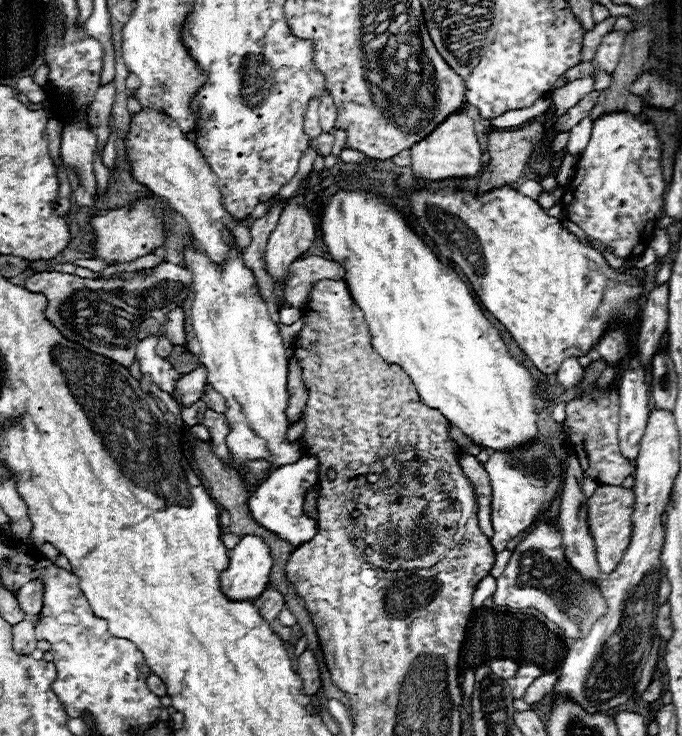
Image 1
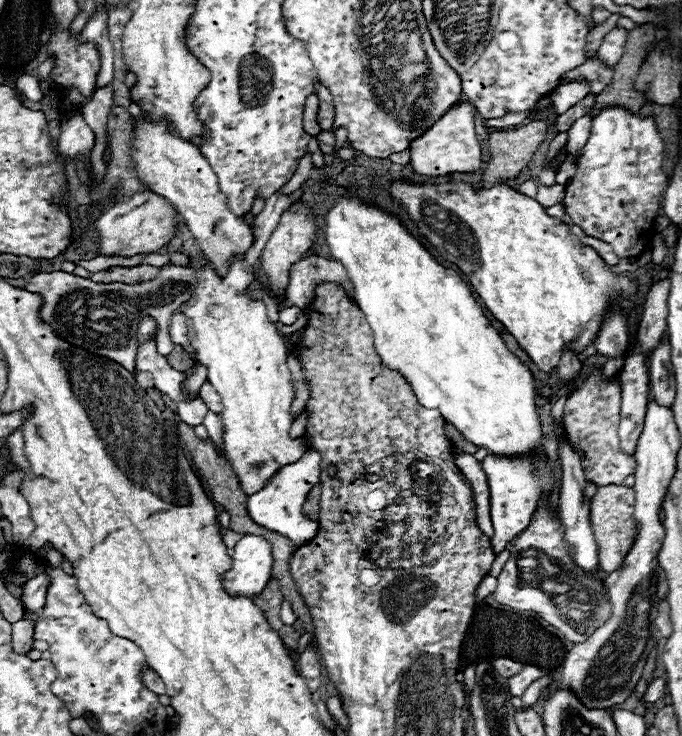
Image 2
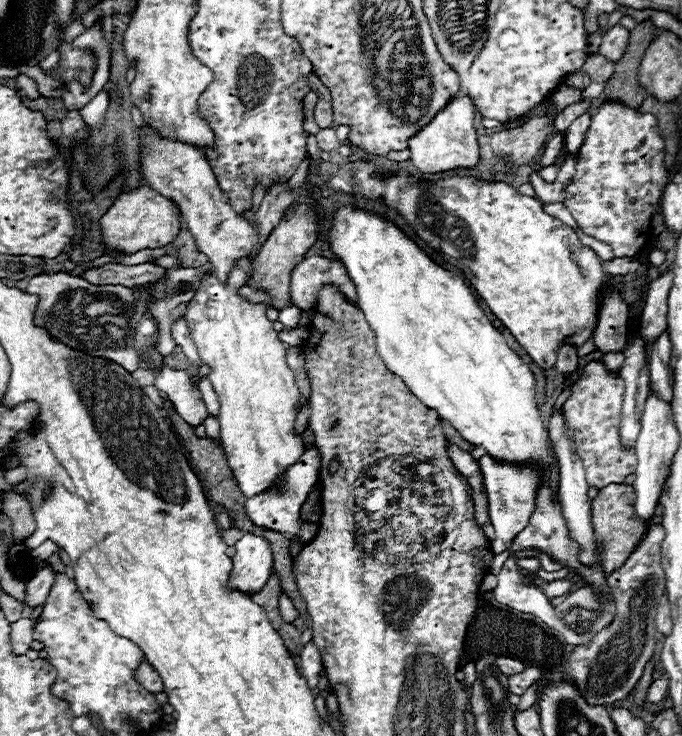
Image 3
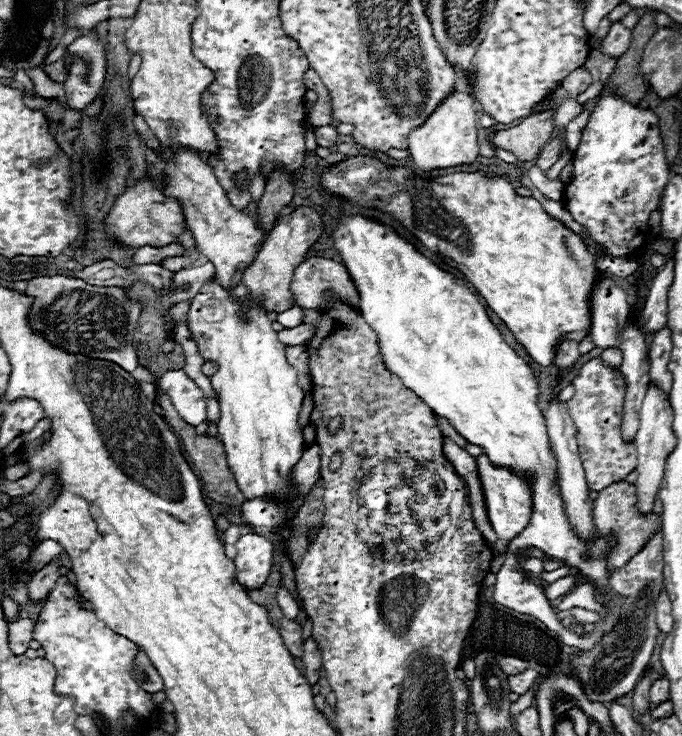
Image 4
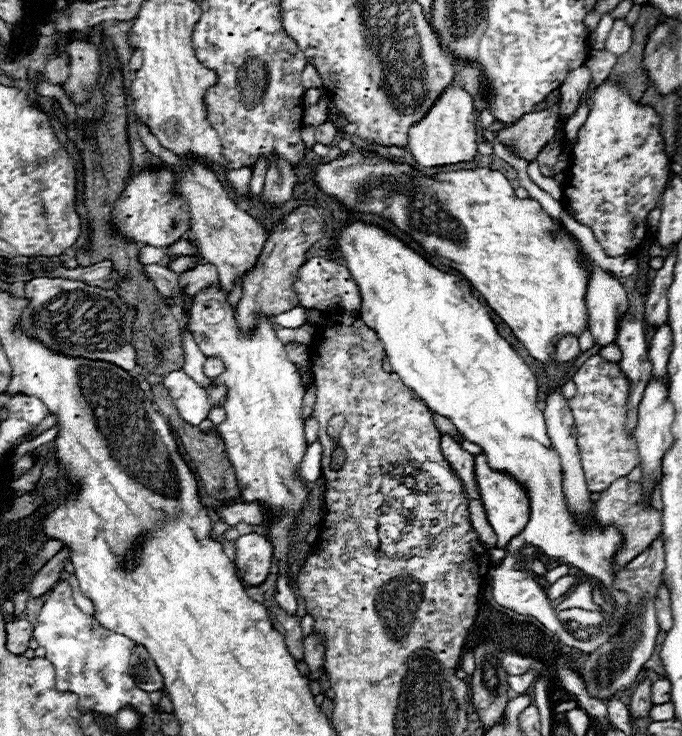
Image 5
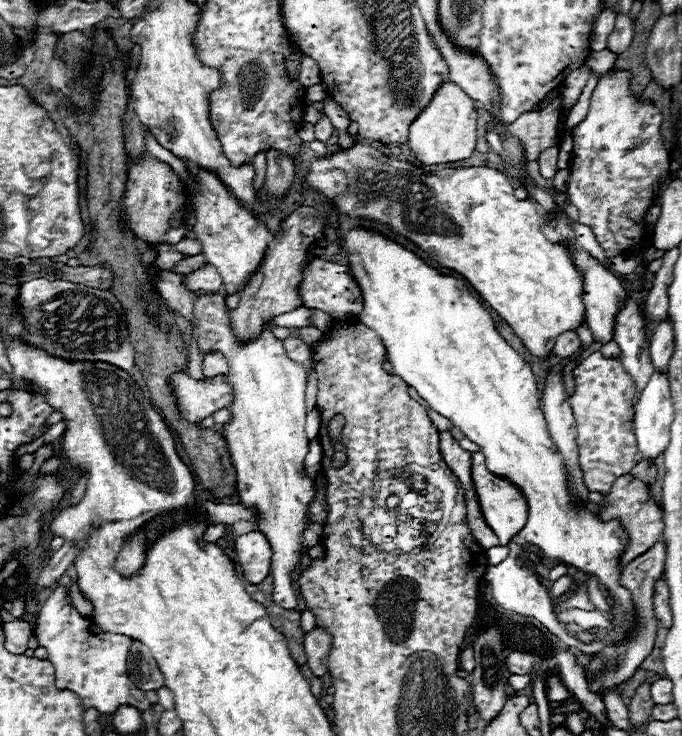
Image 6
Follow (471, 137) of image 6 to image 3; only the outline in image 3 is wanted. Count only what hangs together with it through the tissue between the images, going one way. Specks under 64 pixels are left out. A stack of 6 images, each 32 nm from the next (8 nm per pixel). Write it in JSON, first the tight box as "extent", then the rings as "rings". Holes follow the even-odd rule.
{"extent":[410,94,480,174],"rings":[[[458,94],[444,112],[440,112],[432,124],[422,128],[416,136],[410,140],[410,154],[412,154],[412,164],[418,168],[422,174],[436,174],[436,172],[446,172],[446,170],[456,170],[456,168],[474,168],[480,160],[480,146],[478,146],[478,136],[474,128],[474,114],[476,108],[468,96]]]}

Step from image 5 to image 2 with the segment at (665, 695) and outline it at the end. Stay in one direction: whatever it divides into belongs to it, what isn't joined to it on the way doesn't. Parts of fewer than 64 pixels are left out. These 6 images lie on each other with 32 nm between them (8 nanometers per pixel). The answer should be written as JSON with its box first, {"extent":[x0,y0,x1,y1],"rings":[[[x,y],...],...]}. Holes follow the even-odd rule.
{"extent":[644,678,666,702],"rings":[[[656,678],[656,680],[652,680],[652,684],[648,686],[648,690],[646,690],[646,694],[644,694],[644,702],[656,702],[656,700],[660,700],[664,694],[666,694],[666,682],[664,682],[662,678]]]}

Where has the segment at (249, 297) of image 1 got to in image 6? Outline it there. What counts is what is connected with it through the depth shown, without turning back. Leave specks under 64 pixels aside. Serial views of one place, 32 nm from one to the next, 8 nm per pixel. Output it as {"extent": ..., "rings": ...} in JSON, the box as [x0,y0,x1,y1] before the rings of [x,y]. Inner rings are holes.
{"extent":[194,292,322,610],"rings":[[[220,292],[200,294],[194,304],[194,340],[204,354],[220,352],[228,360],[230,372],[224,378],[232,386],[234,398],[228,406],[230,420],[222,424],[222,430],[236,470],[238,496],[244,506],[258,510],[258,526],[274,550],[272,600],[284,610],[294,610],[296,590],[292,586],[292,570],[300,562],[298,552],[304,546],[320,544],[322,536],[320,524],[306,522],[306,508],[314,496],[314,482],[304,476],[302,468],[308,454],[308,438],[304,434],[306,370],[286,356],[282,340],[272,334],[270,324],[264,326],[264,332],[256,340],[240,344],[232,330],[230,312]]]}

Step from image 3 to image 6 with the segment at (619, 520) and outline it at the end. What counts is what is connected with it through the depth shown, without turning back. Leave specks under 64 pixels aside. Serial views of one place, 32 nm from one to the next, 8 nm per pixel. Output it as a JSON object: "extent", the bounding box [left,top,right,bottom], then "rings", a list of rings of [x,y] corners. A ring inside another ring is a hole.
{"extent":[598,474,664,564],"rings":[[[630,474],[620,476],[608,494],[604,494],[604,502],[606,506],[598,510],[598,516],[602,520],[620,520],[622,528],[628,534],[628,546],[620,556],[620,564],[628,564],[632,562],[636,556],[640,556],[640,552],[646,552],[654,542],[664,538],[664,522],[662,522],[662,508],[658,508],[652,500],[650,488],[642,482],[642,480],[632,480]]]}

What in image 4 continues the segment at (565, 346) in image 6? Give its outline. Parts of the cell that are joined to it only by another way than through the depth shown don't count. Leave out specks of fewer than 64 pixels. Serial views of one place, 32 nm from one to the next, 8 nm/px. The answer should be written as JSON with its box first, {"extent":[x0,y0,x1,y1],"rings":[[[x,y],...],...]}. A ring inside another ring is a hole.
{"extent":[556,340,580,370],"rings":[[[564,340],[560,346],[558,346],[558,352],[556,352],[556,366],[558,368],[568,368],[572,370],[574,364],[578,362],[580,358],[580,352],[578,352],[578,342],[572,342],[572,340]]]}

